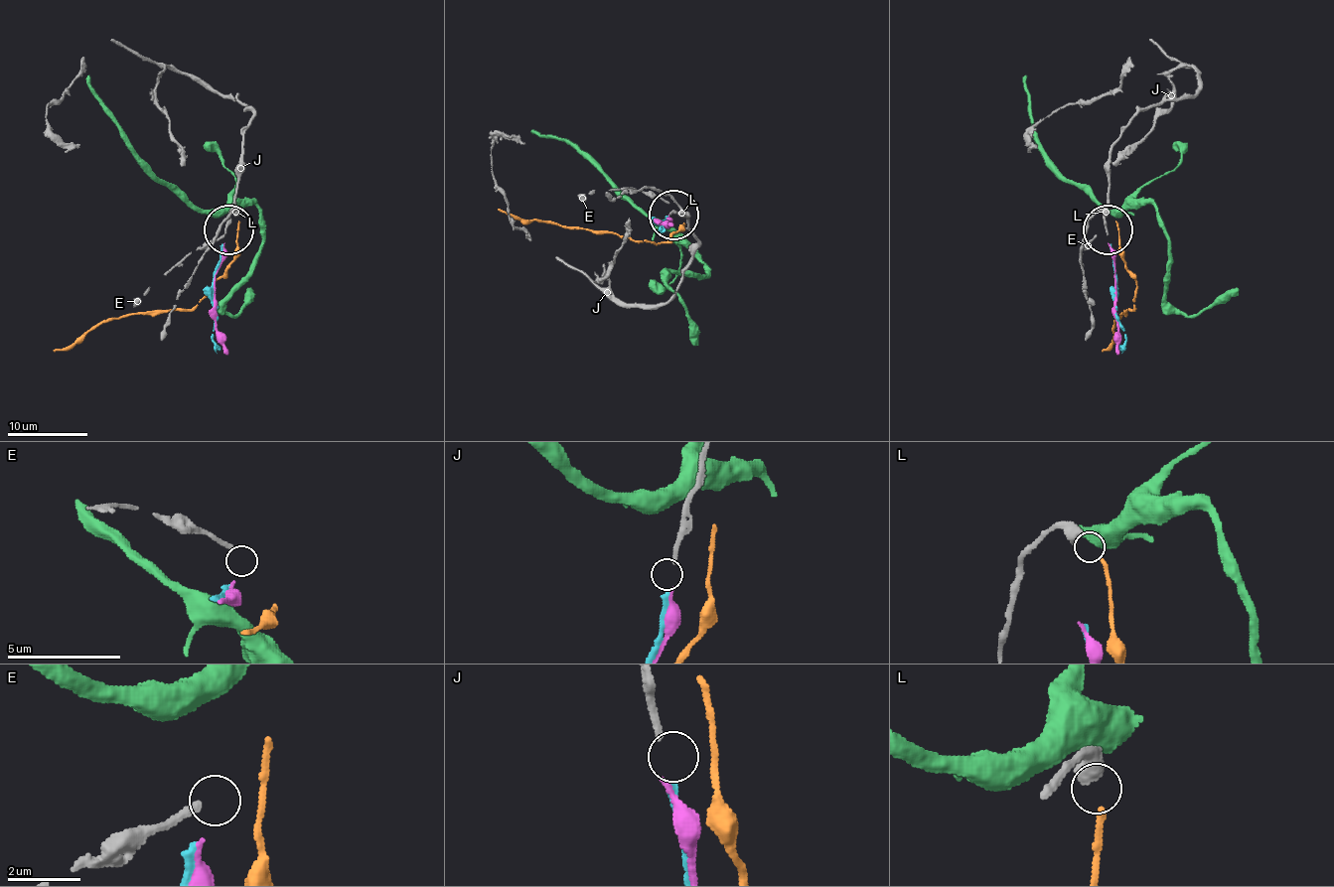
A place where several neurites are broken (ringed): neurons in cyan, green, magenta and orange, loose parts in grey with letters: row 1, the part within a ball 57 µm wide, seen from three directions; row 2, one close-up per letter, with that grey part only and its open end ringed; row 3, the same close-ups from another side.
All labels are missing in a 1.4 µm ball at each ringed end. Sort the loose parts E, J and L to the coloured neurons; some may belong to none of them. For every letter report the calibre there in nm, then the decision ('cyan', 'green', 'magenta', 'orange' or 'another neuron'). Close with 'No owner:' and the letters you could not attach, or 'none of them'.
E: calibre 200 nm; another neuron
J: calibre 190 nm; cyan
L: calibre 550 nm; orange
No owner: E

